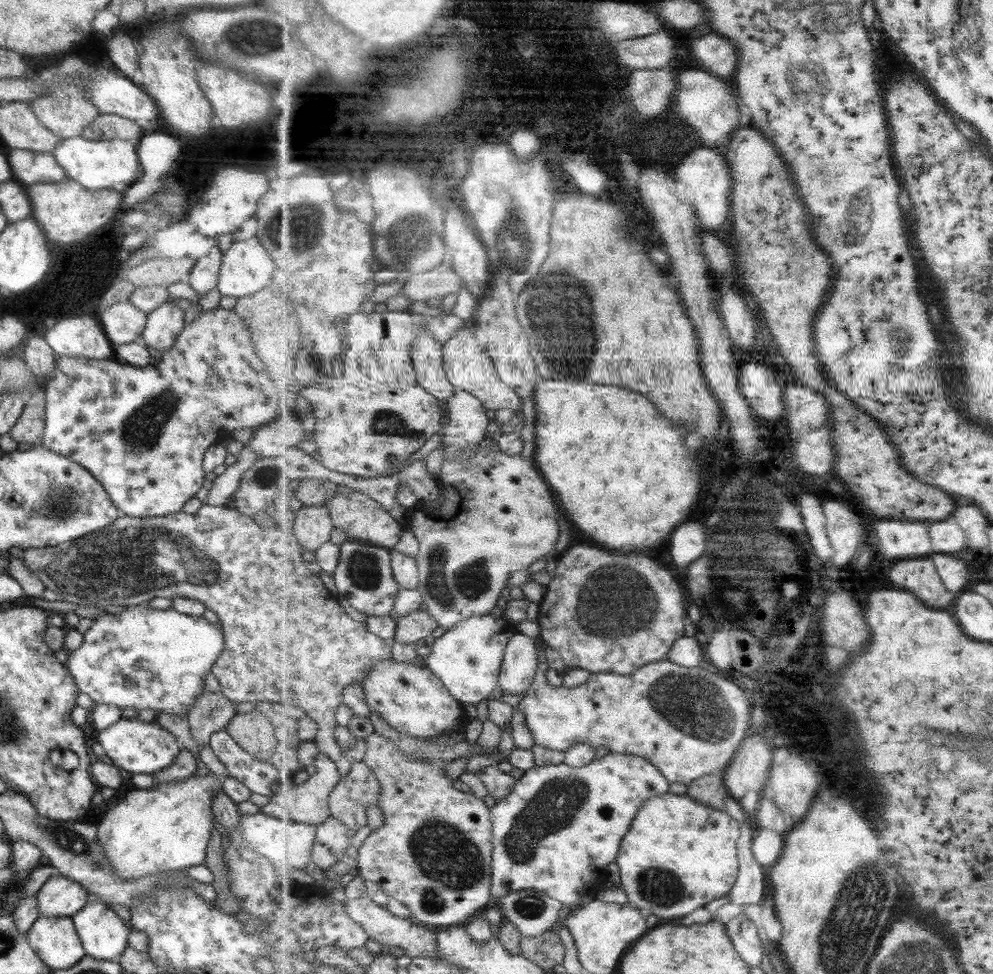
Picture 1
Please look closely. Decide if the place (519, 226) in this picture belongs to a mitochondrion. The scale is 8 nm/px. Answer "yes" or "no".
yes

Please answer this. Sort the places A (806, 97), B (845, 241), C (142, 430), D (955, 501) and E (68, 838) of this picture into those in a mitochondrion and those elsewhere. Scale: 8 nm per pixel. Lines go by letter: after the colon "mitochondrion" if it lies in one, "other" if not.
A: mitochondrion
B: mitochondrion
C: mitochondrion
D: other
E: mitochondrion

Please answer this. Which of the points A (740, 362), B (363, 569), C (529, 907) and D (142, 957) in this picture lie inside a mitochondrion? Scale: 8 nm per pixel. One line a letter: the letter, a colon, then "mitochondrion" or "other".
A: other
B: mitochondrion
C: mitochondrion
D: other

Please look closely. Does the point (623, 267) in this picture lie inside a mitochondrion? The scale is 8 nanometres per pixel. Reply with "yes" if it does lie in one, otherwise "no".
no

